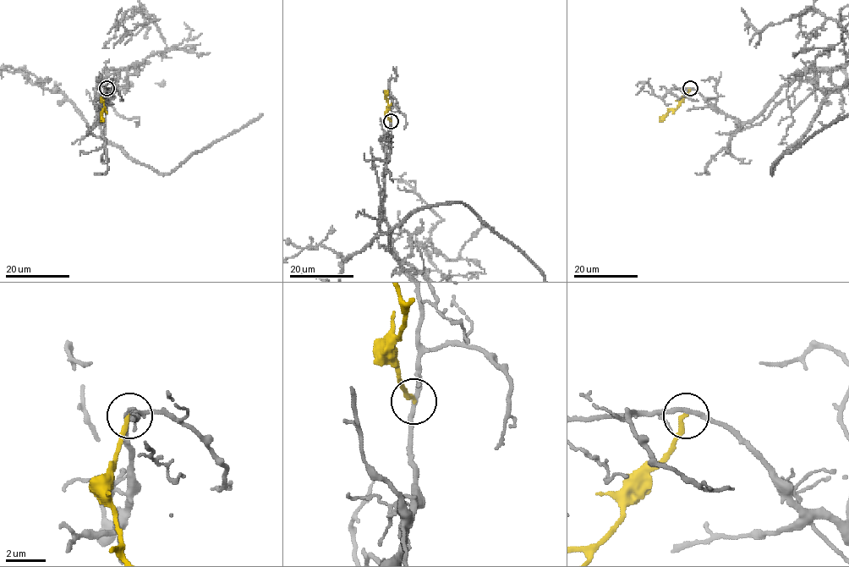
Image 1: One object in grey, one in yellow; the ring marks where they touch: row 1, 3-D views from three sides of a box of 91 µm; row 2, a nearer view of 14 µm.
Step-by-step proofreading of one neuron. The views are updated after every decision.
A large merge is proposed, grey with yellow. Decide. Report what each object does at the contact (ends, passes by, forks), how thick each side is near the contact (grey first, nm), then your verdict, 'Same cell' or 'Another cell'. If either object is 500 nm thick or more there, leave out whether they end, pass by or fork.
At the ring grey passes by. At the ring yellow ends. Thickness 240 nm (grey) against 240 nm. Another cell

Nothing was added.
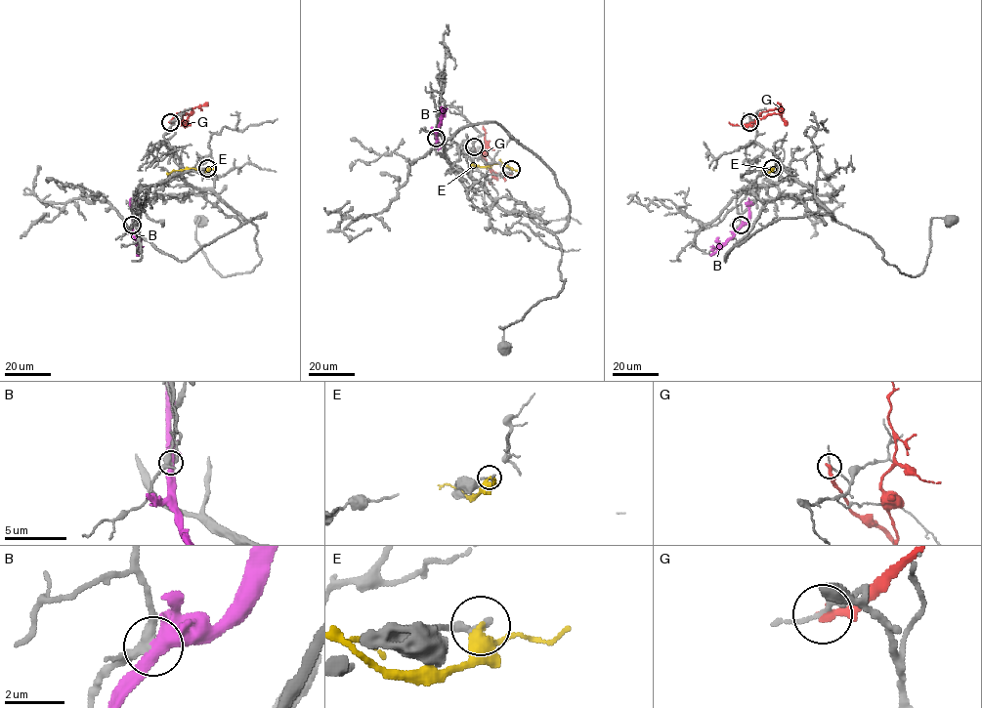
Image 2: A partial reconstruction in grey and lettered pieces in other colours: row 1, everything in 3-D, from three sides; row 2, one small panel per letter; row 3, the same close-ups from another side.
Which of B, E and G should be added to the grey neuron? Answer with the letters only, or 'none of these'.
none of these

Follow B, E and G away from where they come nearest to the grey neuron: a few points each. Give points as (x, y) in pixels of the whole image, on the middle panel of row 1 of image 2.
B: (436, 138), (442, 106)
E: (511, 169), (501, 163), (470, 166)
G: (473, 146), (495, 176), (486, 165), (483, 125)

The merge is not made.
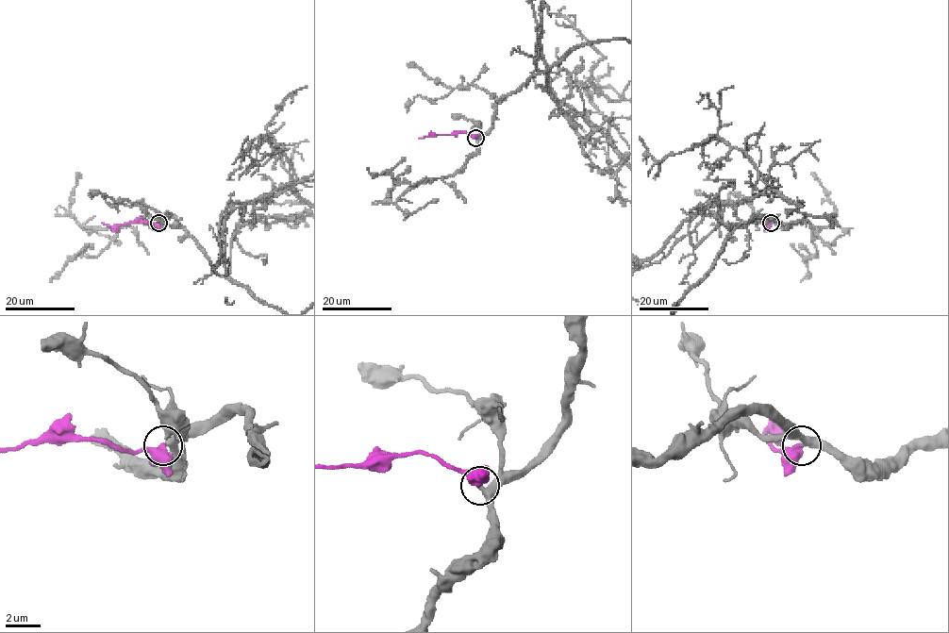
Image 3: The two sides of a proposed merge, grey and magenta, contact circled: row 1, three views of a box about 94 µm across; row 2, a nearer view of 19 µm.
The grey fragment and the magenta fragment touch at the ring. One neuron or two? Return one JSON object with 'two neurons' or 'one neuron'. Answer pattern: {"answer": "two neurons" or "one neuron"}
{"answer": "one neuron"}

